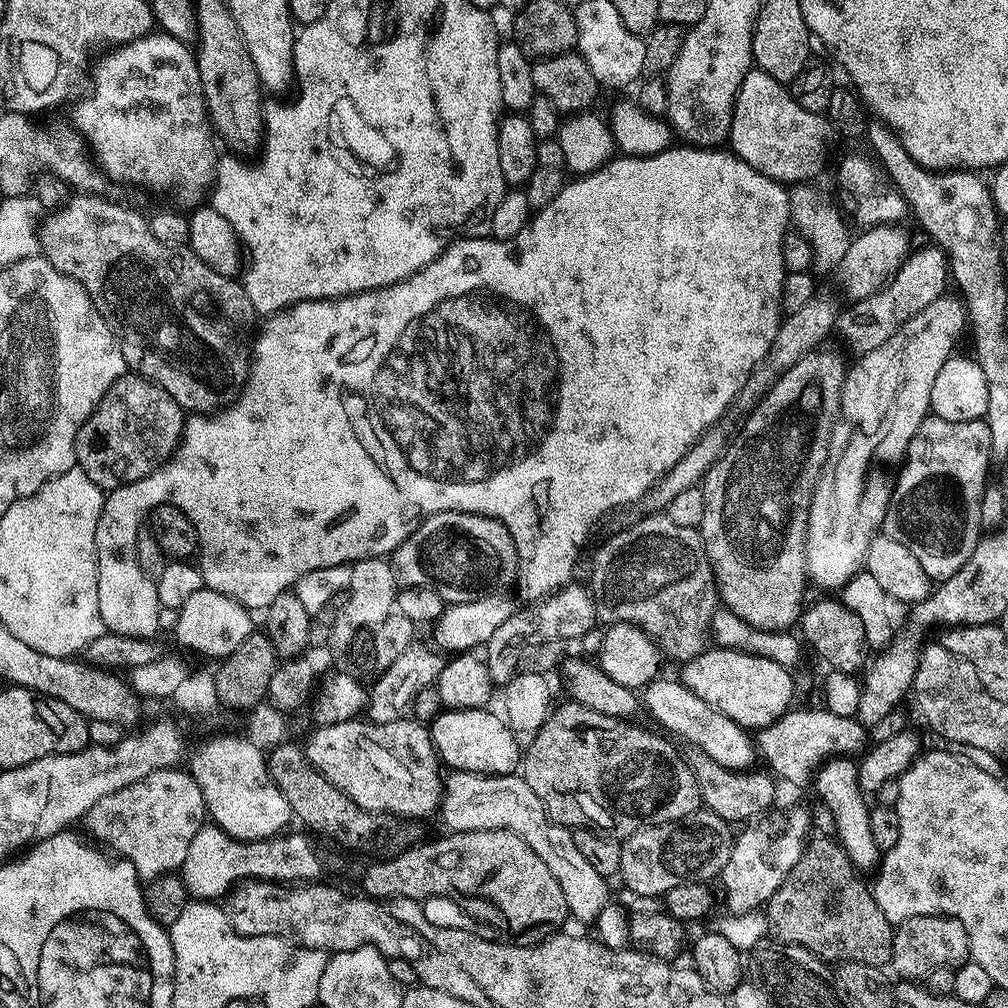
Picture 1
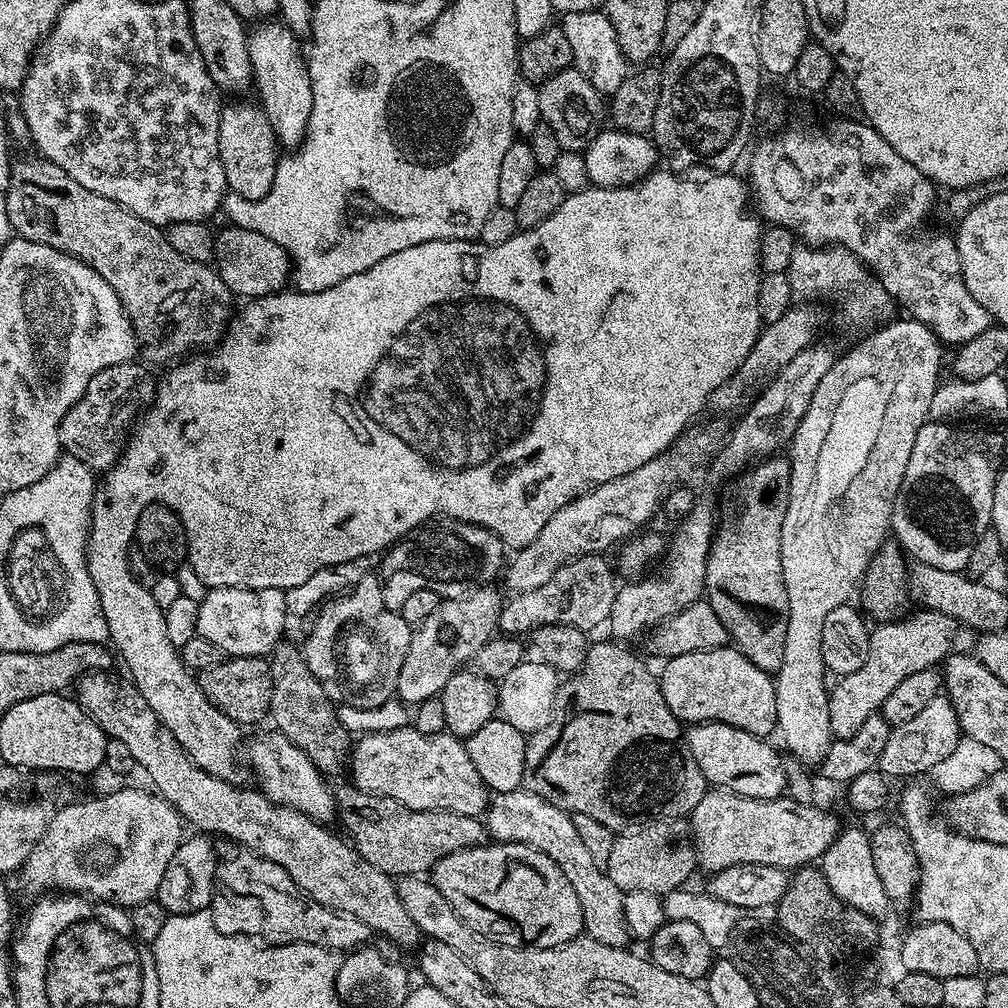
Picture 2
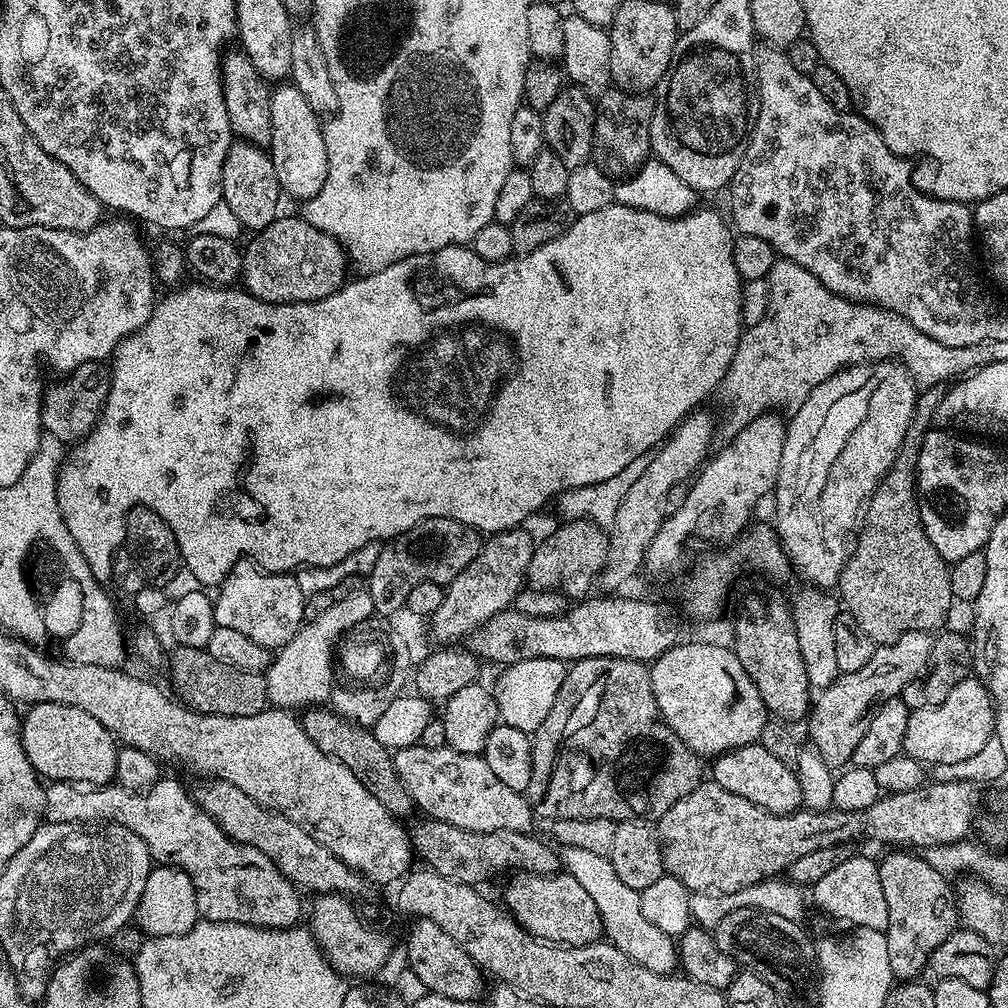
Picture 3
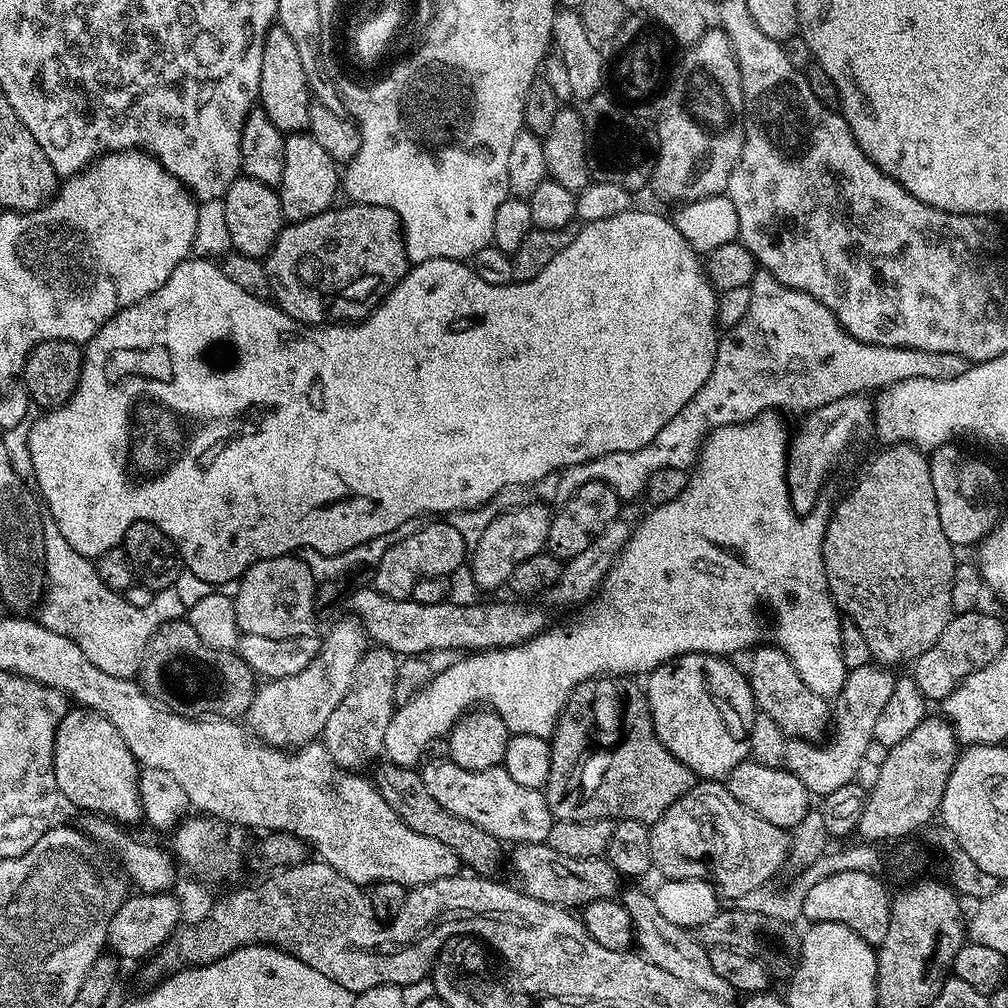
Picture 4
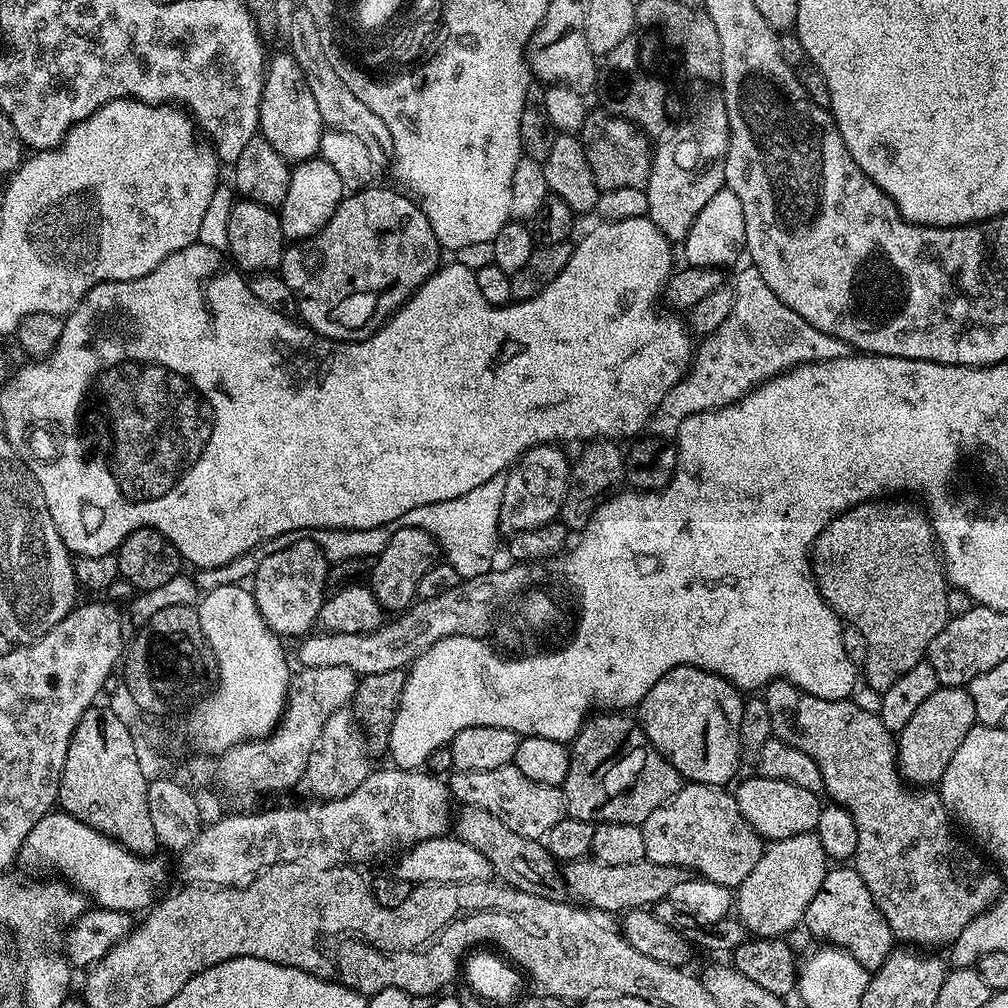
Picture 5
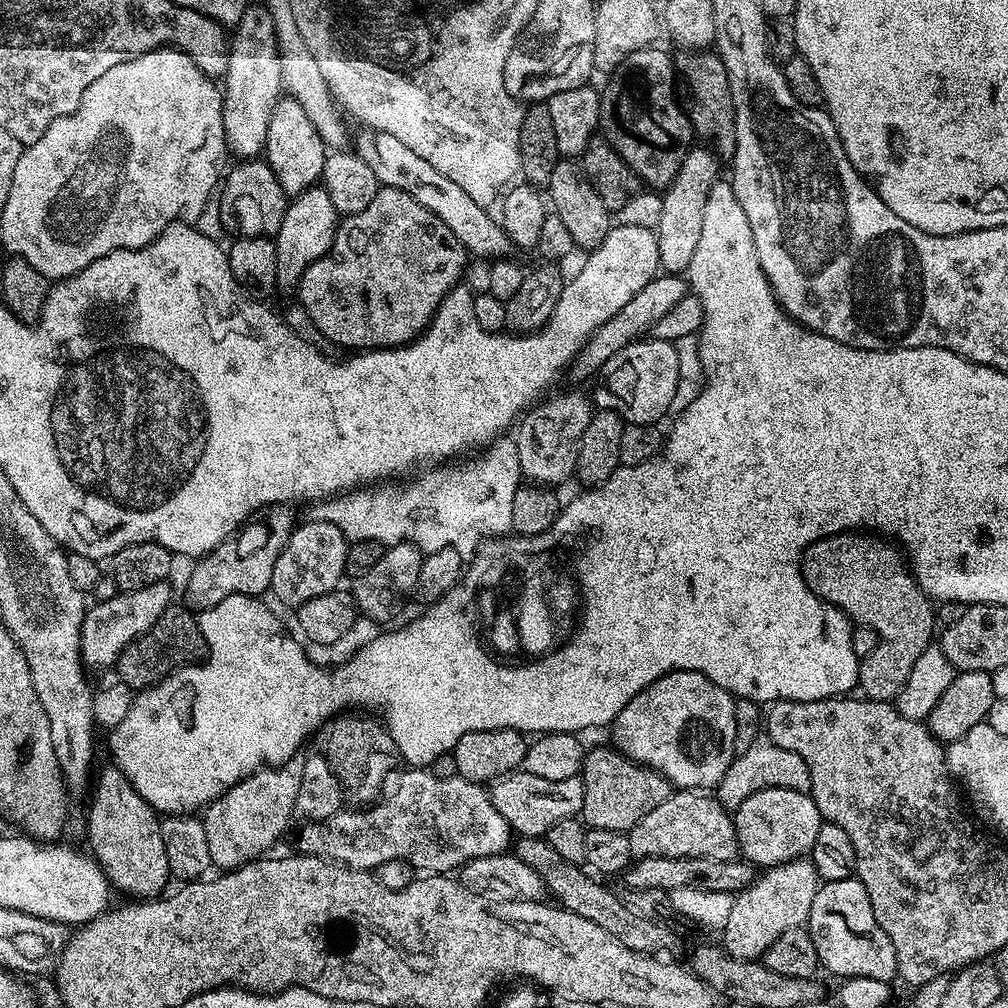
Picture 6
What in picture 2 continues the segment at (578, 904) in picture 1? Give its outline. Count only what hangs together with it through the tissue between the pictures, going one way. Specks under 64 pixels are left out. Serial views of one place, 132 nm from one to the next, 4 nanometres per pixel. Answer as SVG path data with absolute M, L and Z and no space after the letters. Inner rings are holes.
M527 790L502 792L491 797L486 813L486 827L489 837L495 841L525 844L554 858L562 874L566 874L570 886L574 886L578 902L582 902L586 935L611 948L624 948L627 945L630 933L624 921L624 893L618 886L614 886L614 882L610 882L607 871L597 866L594 858L590 858L578 830L574 830L569 813Z

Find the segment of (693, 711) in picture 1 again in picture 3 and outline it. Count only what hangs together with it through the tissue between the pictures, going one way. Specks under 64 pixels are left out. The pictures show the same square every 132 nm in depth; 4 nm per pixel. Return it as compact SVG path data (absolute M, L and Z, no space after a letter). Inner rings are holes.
M759 742L731 748L730 751L715 757L711 764L711 779L714 783L730 790L730 794L738 794L738 798L754 802L754 806L762 810L773 814L786 814L797 811L803 805L802 790L798 786L795 771L774 758Z

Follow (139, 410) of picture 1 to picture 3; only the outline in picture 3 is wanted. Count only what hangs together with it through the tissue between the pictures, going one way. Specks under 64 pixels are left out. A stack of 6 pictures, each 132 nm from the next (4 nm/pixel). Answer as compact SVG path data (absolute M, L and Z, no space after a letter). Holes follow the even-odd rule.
M93 362L78 366L57 380L60 380L57 384L49 383L45 387L40 423L47 435L58 438L66 446L76 446L91 434L93 426L100 420L100 412L108 397L110 372L103 363Z

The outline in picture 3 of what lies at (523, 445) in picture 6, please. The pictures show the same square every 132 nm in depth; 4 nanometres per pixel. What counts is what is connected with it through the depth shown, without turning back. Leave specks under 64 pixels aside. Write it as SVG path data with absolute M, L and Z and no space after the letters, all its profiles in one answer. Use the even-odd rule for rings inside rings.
M523 527L489 535L480 545L480 552L462 573L445 587L442 604L430 618L432 632L439 643L456 642L469 637L500 612L507 611L527 581L533 558L534 539Z

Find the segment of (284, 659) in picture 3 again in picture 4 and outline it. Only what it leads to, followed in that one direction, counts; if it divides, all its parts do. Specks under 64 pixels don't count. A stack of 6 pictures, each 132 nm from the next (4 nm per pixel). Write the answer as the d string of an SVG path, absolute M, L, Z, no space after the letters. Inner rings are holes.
M355 618L340 620L323 637L320 653L316 655L298 674L290 678L278 678L261 683L256 690L254 702L246 724L257 740L271 744L273 748L295 750L313 743L323 733L326 718L334 714L334 706L342 702L346 690L352 684L356 664L366 651L366 633Z

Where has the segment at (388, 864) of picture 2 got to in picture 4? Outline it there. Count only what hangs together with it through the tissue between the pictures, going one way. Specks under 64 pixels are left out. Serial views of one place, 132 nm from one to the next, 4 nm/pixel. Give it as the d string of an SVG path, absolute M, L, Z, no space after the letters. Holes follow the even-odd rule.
M547 842L517 844L511 850L512 868L516 871L515 883L520 891L530 898L538 898L547 904L559 904L562 908L576 910L576 907L579 909L595 900L615 897L615 892L621 891L622 876L607 859L570 858L570 854L558 854L558 850L554 850Z

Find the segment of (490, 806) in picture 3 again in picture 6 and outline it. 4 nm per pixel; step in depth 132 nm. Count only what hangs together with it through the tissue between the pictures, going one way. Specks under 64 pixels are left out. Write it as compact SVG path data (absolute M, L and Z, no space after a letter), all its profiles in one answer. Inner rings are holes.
M517 770L491 781L490 795L494 810L498 810L498 814L502 814L512 827L513 833L521 837L547 837L554 822L579 817L584 810L584 782L580 776L562 778L562 782L550 782L546 778L537 778L534 774Z

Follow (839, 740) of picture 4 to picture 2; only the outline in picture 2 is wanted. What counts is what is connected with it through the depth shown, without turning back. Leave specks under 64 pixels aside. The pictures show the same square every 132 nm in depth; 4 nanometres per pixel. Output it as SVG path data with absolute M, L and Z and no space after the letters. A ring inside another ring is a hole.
M929 610L917 611L913 616L908 614L903 618L877 623L876 629L873 627L869 631L869 656L866 658L866 662L854 674L841 676L840 681L830 691L828 698L830 702L830 726L835 739L845 740L858 734L862 722L866 722L868 716L877 715L883 709L886 698L890 698L890 694L894 694L895 688L905 678L910 678L910 674L914 674L914 670L926 670L939 665L953 651L952 639L955 638L956 629L958 629L957 621L946 614Z

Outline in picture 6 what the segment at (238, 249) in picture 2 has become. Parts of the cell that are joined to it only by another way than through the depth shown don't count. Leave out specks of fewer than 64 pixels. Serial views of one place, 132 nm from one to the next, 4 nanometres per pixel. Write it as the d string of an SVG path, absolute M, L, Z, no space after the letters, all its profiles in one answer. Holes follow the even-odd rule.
M380 186L364 210L337 223L331 250L300 276L298 302L306 306L306 314L314 318L314 326L337 346L345 344L348 350L398 348L401 344L411 344L428 327L442 298L460 284L467 260L469 253L450 226L430 214L426 206L418 206L410 194Z

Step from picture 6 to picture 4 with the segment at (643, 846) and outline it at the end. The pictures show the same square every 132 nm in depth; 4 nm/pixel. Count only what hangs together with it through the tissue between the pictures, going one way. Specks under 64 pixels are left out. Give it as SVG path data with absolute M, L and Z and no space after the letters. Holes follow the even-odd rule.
M696 782L693 783L692 789L687 792L682 798L678 798L678 802L671 804L665 812L657 819L655 824L650 828L650 850L652 851L652 863L655 871L660 871L661 877L669 880L681 880L682 878L694 878L695 880L708 880L716 887L717 893L721 897L727 898L729 901L734 901L741 898L750 890L758 890L759 887L767 885L772 875L779 870L784 864L784 859L787 861L790 856L790 836L785 829L774 826L770 822L766 822L766 818L758 818L758 814L754 814L742 802L738 802L738 798L734 798L734 794L730 794L730 790L720 782Z

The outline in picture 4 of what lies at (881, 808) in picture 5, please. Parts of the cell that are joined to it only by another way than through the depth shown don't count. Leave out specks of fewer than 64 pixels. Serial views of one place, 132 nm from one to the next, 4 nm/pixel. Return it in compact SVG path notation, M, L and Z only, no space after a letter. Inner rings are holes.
M760 647L751 649L752 661L749 662L748 668L746 667L748 685L752 691L752 697L756 699L757 709L770 714L788 738L819 741L830 728L829 701L823 696L814 694L814 690L810 690L806 682L802 682L794 662L784 653L783 648Z

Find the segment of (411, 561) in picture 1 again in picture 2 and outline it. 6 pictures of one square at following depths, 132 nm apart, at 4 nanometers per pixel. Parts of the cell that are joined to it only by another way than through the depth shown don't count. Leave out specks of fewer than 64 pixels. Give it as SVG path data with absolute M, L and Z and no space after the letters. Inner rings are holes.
M436 518L427 524L421 524L383 553L384 561L380 564L378 575L384 607L387 611L399 612L406 597L415 594L417 590L434 590L441 598L447 598L465 596L475 588L491 585L492 579L496 575L499 577L505 567L504 555L506 549L501 540L493 532L477 524L467 524L451 518Z

